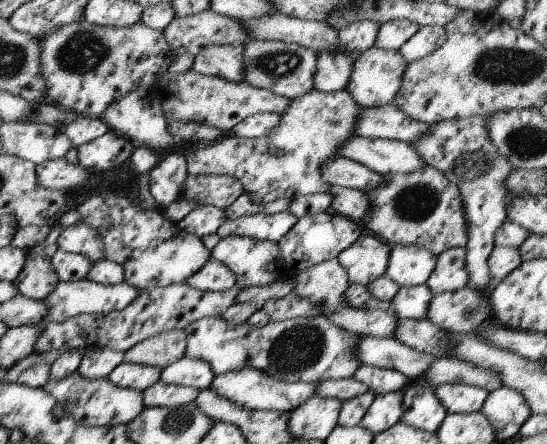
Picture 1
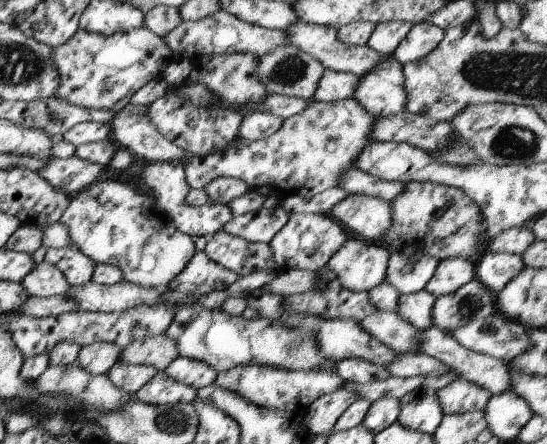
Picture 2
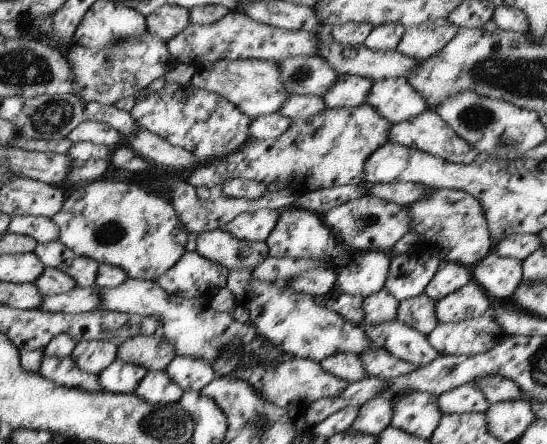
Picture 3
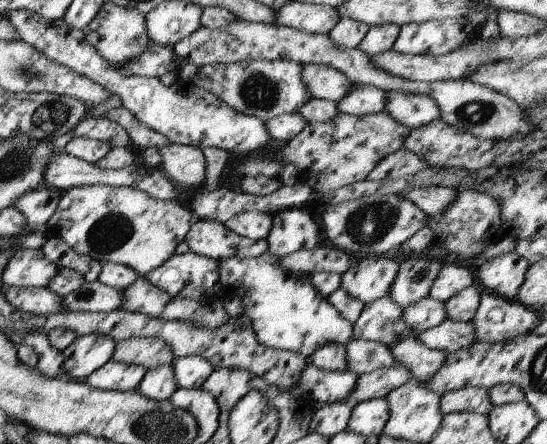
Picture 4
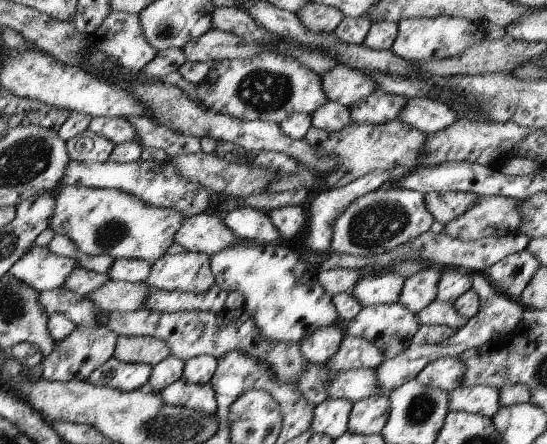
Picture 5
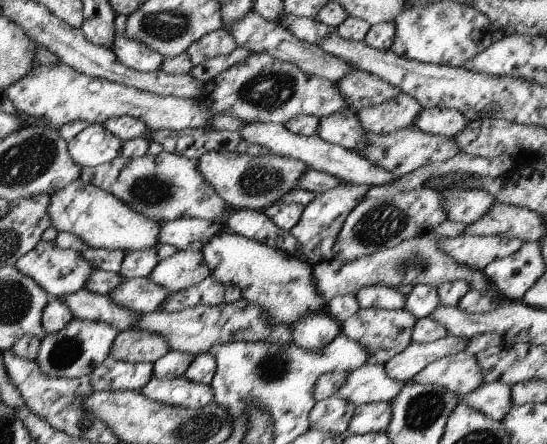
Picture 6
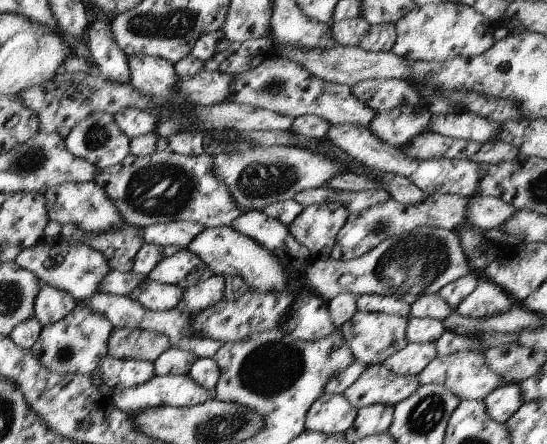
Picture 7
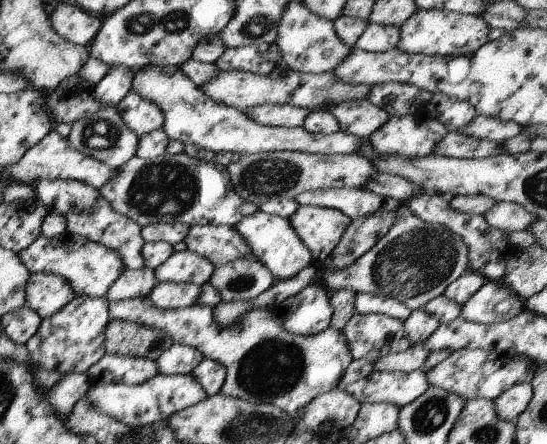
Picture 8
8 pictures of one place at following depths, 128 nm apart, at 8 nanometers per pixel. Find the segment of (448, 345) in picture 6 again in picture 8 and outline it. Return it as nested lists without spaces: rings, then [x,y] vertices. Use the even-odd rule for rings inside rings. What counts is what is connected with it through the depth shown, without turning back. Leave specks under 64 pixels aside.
[[[421,343],[410,344],[403,351],[387,353],[374,362],[375,371],[408,373],[414,370],[425,370],[425,358],[430,352]]]

